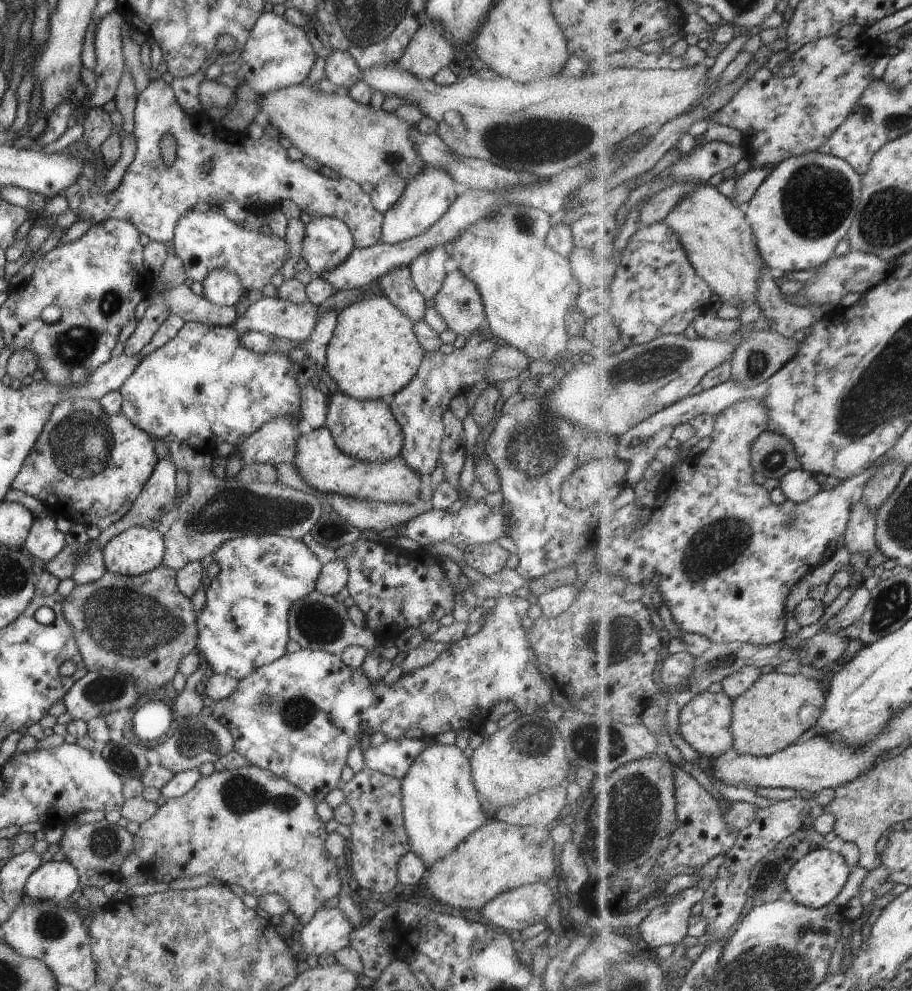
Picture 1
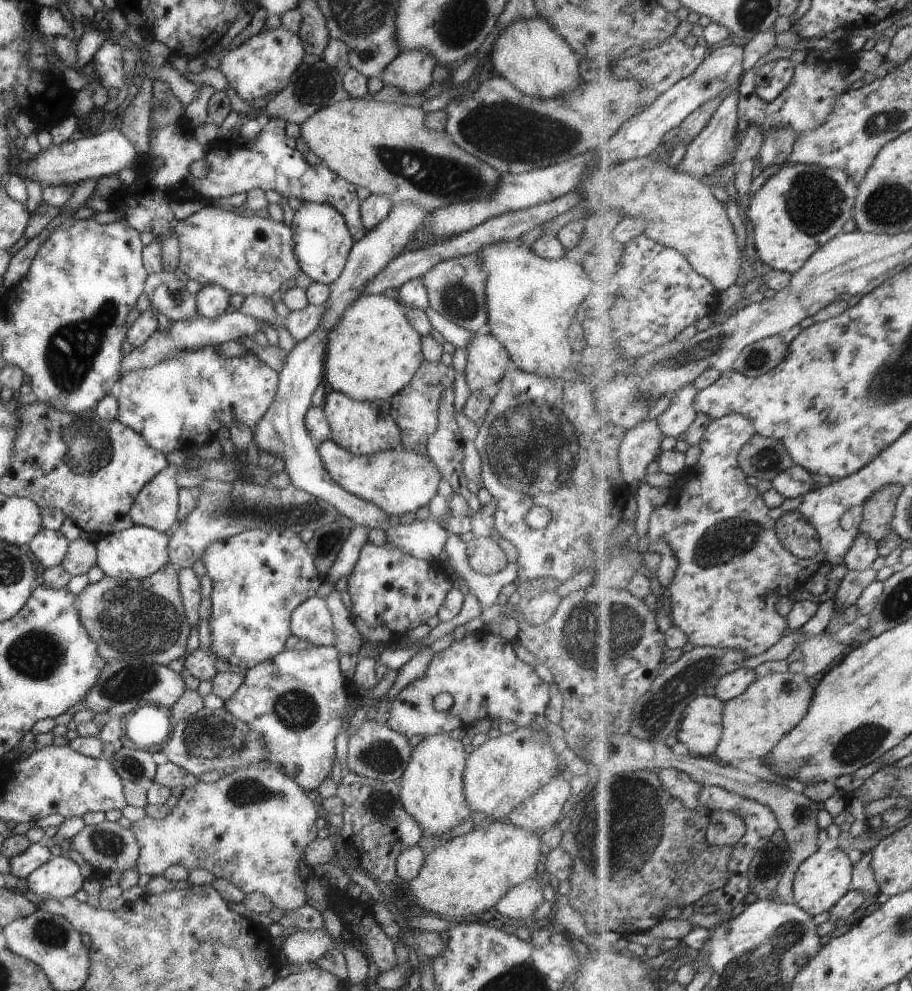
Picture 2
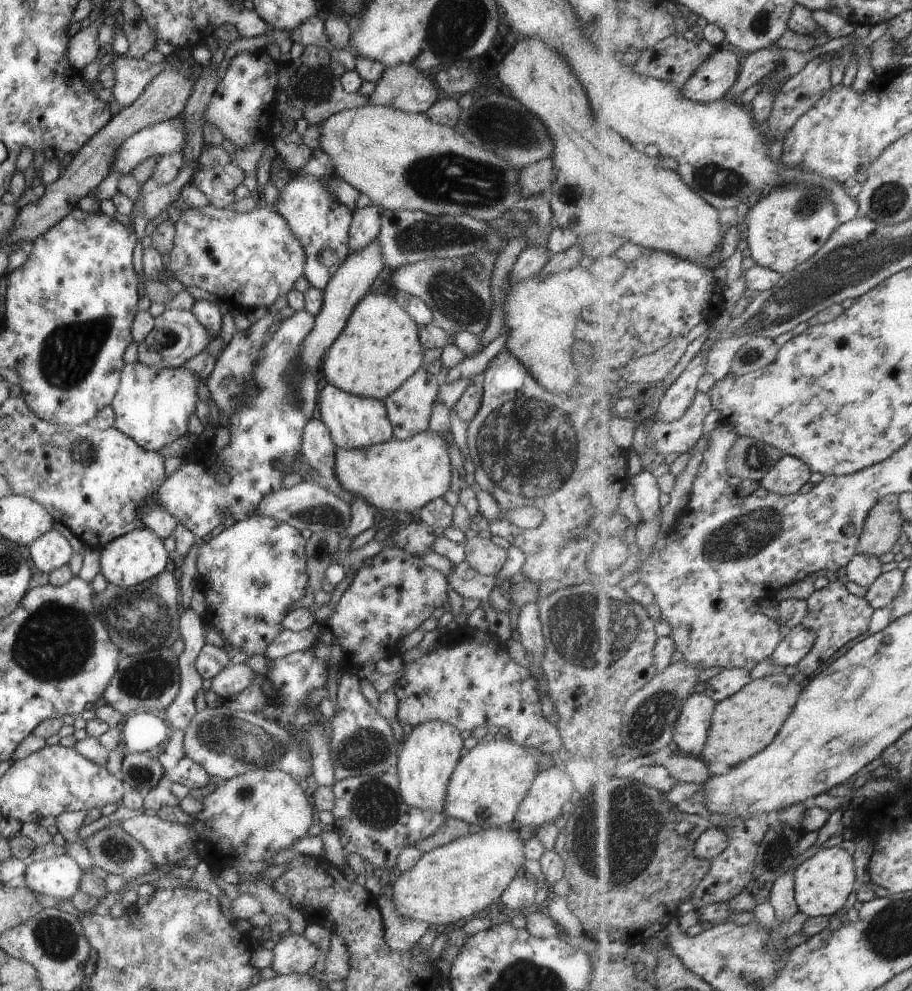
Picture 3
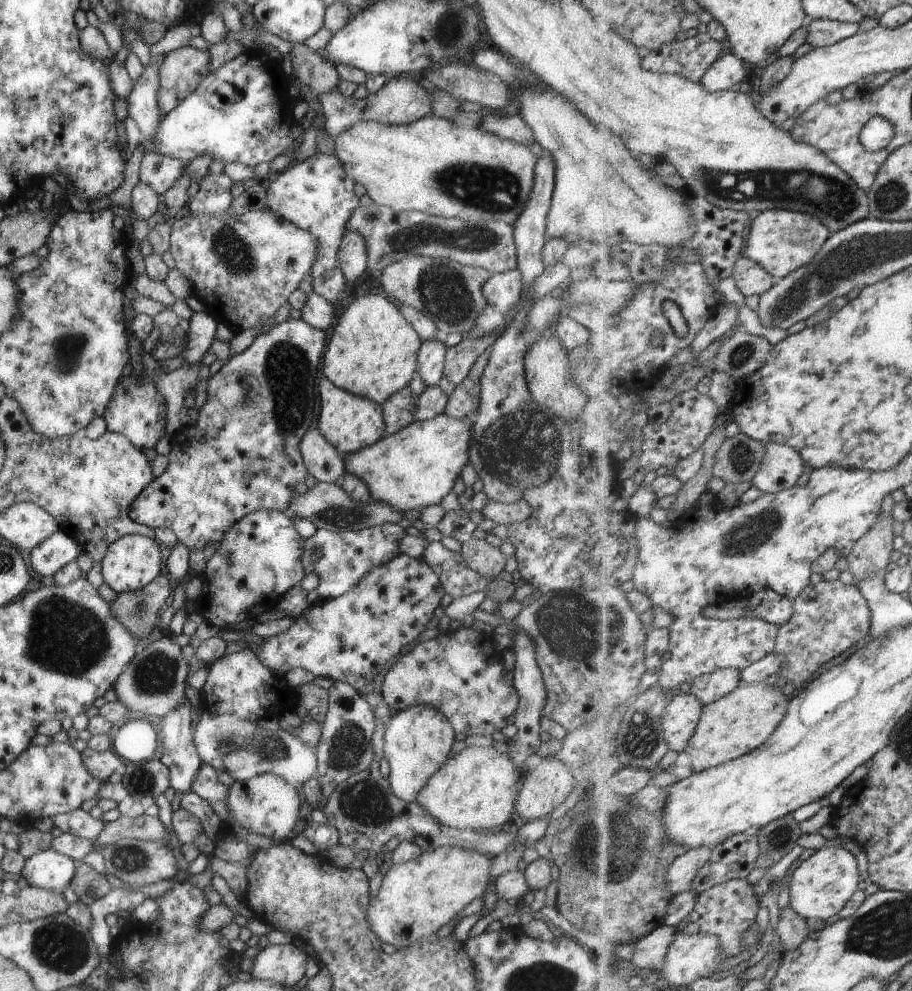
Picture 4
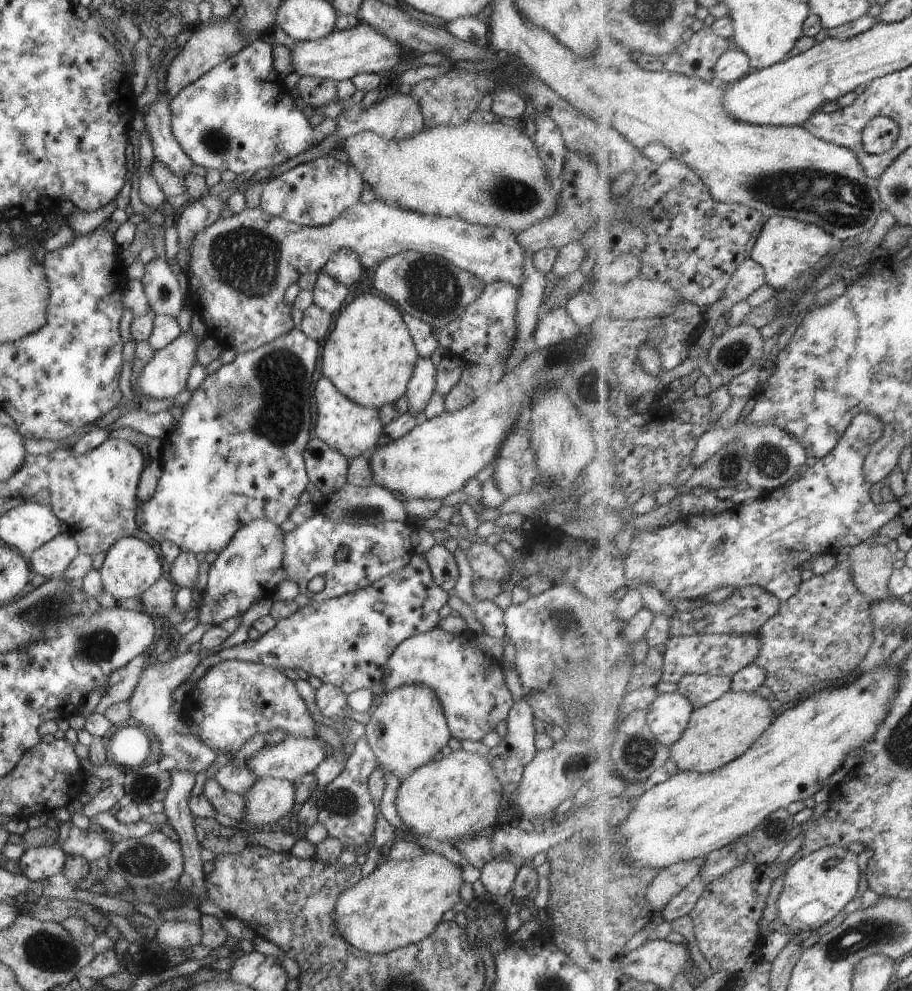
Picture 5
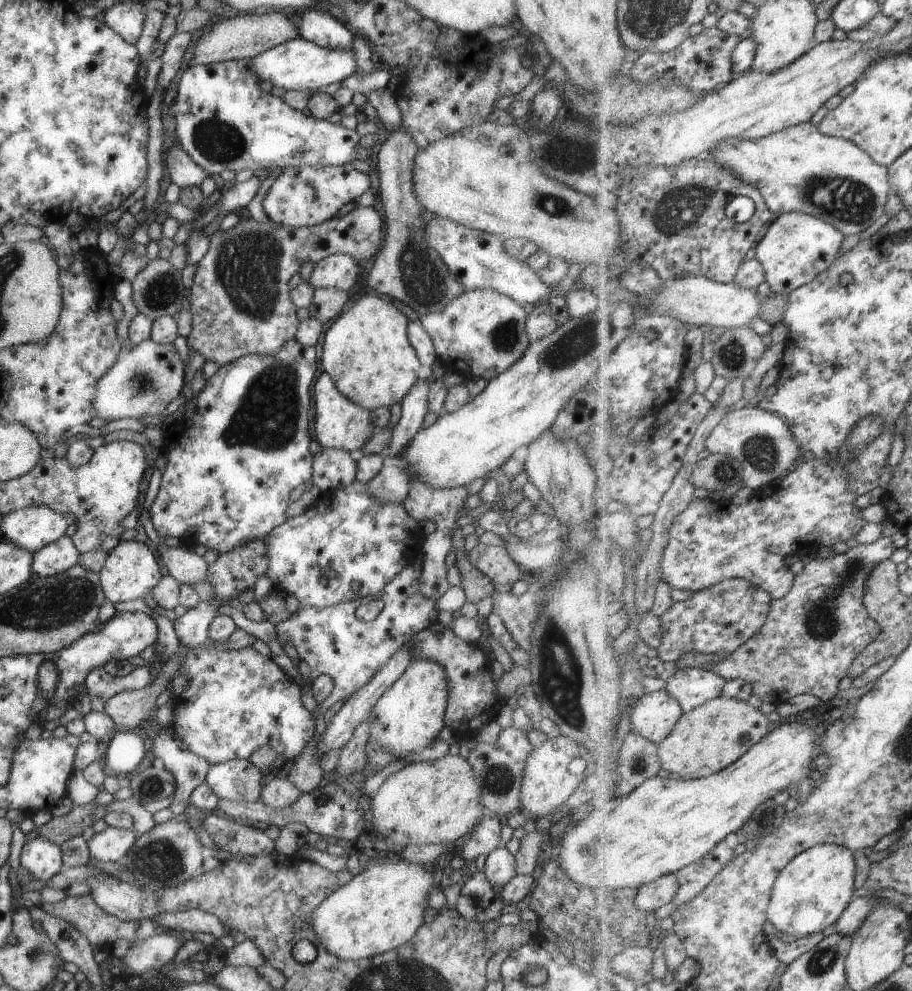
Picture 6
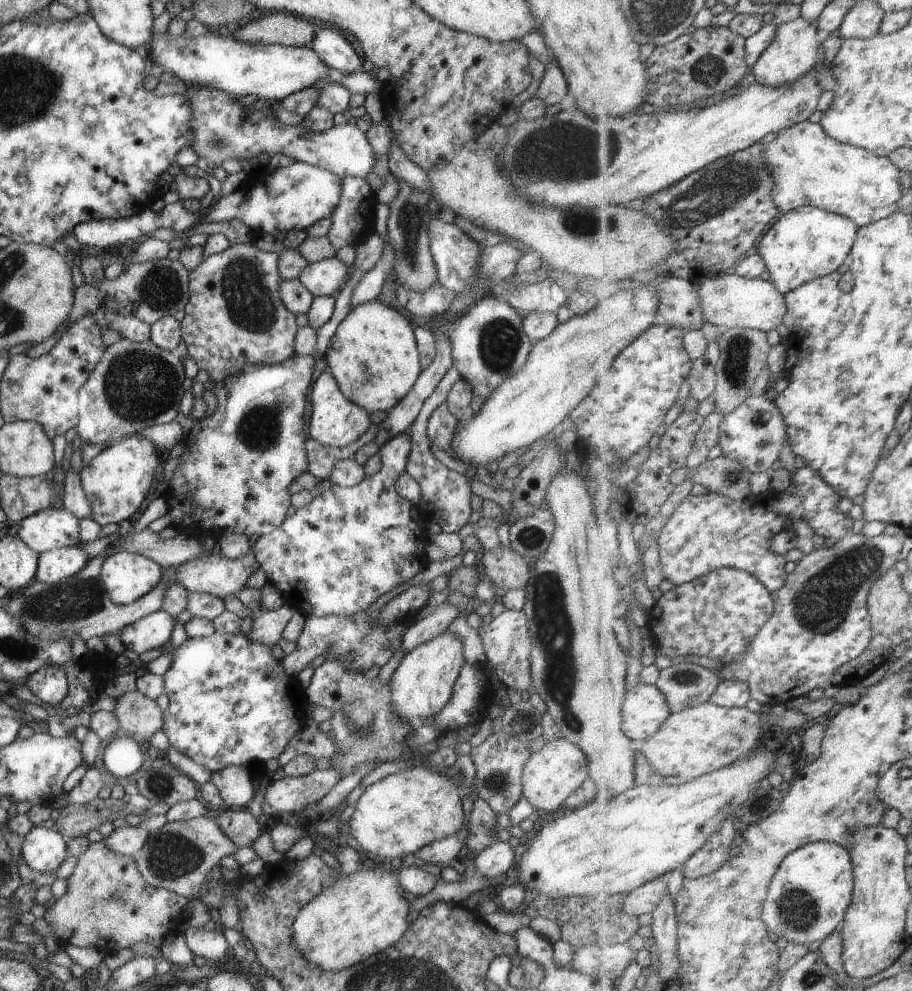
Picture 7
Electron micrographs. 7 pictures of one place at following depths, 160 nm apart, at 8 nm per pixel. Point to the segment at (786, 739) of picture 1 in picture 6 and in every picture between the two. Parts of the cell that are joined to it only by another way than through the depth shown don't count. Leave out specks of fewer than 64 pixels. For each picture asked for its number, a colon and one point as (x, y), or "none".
2: (755, 723)
3: (744, 725)
4: (740, 723)
5: (721, 732)
6: (707, 740)

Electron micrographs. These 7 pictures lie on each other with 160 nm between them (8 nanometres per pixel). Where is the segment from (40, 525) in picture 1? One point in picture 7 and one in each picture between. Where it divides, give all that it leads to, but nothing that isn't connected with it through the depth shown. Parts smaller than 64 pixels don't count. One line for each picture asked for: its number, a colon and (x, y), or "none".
2: (49, 546)
3: (51, 550)
4: (57, 549)
5: (50, 560)
6: (58, 556)
7: (58, 564)

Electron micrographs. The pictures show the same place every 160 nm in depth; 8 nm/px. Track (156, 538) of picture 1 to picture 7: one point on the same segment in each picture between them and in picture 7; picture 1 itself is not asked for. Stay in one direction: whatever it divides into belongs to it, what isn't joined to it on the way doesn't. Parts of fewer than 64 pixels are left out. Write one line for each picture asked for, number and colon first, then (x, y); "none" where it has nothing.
2: (136, 552)
3: (137, 555)
4: (131, 561)
5: (130, 566)
6: (129, 572)
7: (124, 576)

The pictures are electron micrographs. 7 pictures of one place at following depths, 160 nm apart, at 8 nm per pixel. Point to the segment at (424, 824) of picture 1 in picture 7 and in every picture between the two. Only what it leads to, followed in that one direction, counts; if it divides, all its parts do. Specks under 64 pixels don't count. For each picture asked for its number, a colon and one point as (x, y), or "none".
2: (430, 789)
3: (427, 758)
4: (416, 741)
5: (407, 729)
6: (408, 716)
7: (421, 684)

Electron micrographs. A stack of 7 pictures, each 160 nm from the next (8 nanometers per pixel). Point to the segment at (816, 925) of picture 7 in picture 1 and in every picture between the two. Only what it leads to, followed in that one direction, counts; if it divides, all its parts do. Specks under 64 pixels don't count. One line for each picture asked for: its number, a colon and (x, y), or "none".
1: (815, 881)
2: (825, 878)
3: (825, 884)
4: (821, 886)
5: (817, 887)
6: (812, 893)

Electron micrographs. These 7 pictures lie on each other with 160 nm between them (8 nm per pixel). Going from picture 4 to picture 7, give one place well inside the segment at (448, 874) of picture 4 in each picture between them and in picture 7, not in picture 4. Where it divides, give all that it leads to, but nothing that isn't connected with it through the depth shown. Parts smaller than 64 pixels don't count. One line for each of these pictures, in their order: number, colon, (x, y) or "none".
5: (400, 902)
6: (380, 908)
7: (362, 913)

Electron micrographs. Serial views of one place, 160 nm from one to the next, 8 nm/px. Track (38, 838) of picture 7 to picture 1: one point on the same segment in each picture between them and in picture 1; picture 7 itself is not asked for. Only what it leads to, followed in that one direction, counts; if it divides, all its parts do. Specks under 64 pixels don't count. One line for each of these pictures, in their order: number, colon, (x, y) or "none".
1: (54, 881)
2: (58, 877)
3: (59, 876)
4: (46, 869)
5: (37, 863)
6: (42, 858)

